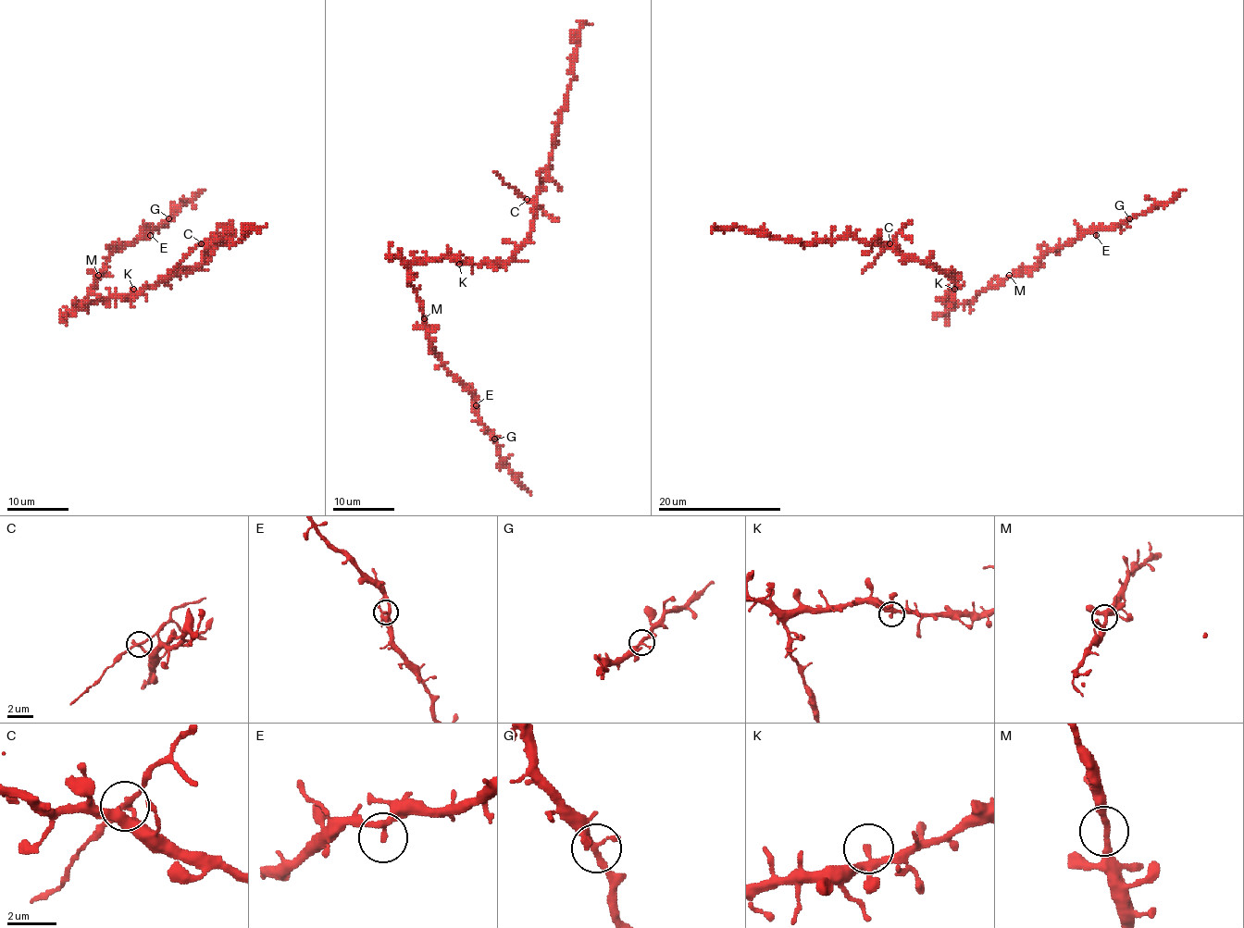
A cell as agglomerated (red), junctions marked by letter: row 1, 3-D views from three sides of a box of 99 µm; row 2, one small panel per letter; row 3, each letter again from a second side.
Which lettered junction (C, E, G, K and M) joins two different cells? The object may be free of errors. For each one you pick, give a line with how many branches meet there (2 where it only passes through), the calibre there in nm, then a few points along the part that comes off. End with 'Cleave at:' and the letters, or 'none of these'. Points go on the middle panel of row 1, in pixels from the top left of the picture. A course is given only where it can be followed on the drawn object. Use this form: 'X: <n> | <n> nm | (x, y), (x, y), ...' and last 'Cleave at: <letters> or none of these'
Cleave at: none of these

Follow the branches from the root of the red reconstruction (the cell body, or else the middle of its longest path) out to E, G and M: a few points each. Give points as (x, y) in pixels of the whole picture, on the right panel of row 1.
E: (950, 295), (954, 303), (973, 302), (1009, 277), (1027, 272), (1048, 253), (1073, 244), (1088, 232), (1096, 235)
G: (950, 295), (954, 303), (973, 302), (1027, 272), (1048, 253), (1129, 218)
M: (950, 295), (954, 303), (973, 302), (1009, 275)

